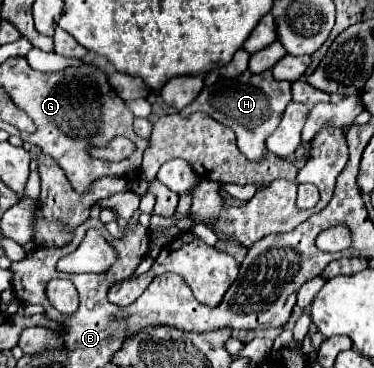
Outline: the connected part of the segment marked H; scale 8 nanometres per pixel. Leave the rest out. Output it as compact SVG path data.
M245 71L235 79L219 79L215 85L205 87L201 95L181 111L181 117L187 117L195 111L203 111L205 115L213 117L215 121L235 131L237 147L249 161L259 161L269 153L265 147L265 139L269 137L269 133L273 133L273 129L277 129L281 113L289 103L291 103L289 81L277 81L271 75L271 71L263 71L259 75Z

